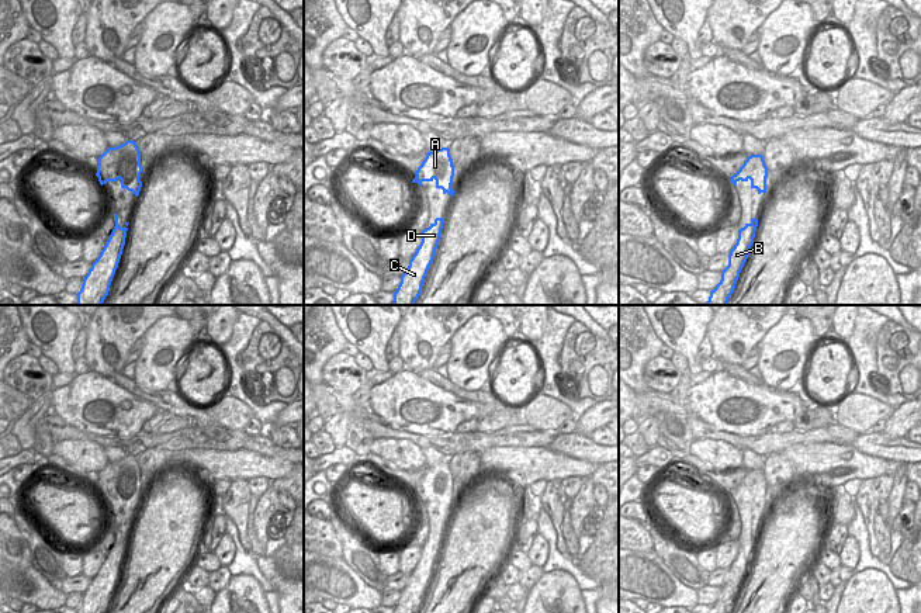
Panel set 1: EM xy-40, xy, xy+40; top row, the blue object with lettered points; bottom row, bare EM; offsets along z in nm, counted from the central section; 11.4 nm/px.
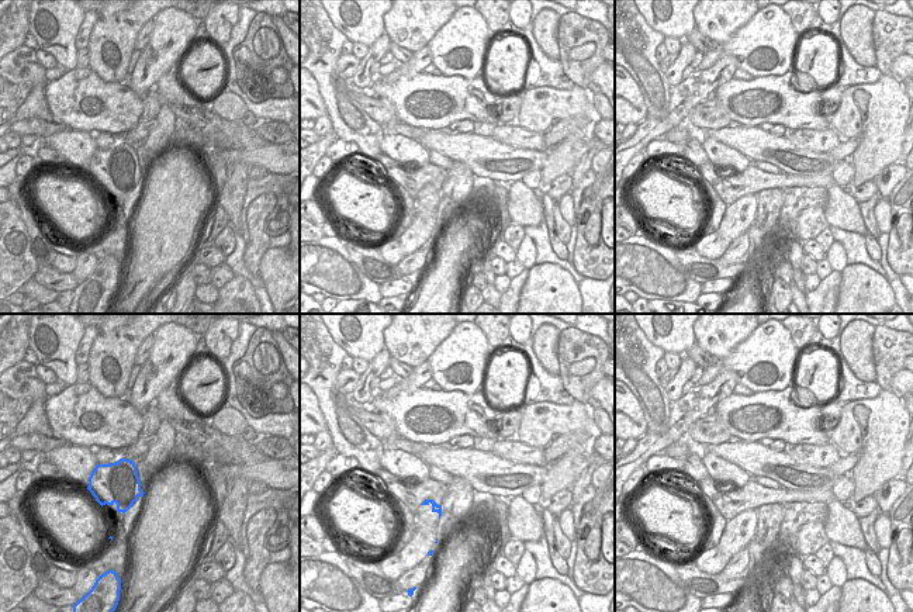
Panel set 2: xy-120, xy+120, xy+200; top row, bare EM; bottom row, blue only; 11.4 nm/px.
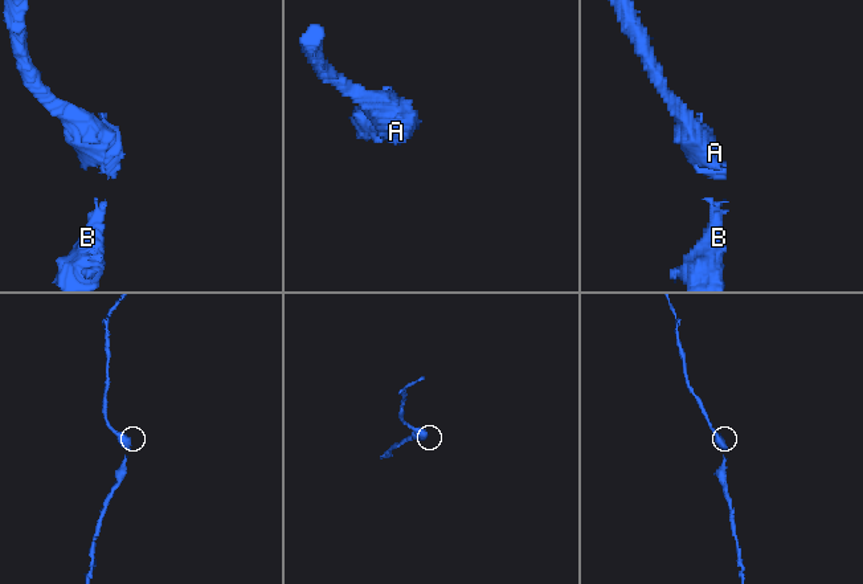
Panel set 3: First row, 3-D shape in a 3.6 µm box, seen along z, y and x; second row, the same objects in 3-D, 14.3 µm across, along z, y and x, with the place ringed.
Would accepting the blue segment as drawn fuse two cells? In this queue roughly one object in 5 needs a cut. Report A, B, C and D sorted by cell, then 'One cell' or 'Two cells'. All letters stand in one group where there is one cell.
Groups: A B C D. One cell.

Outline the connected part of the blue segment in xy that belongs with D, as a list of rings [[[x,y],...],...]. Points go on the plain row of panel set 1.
[[[436,533],[429,543],[422,546],[422,557],[409,575],[406,586],[401,591],[394,613],[419,613],[425,592],[434,574],[443,537],[443,533]]]

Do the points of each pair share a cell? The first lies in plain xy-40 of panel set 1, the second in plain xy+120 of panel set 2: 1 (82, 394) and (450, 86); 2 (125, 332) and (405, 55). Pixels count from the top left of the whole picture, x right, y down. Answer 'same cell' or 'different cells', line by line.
1: same cell
2: different cells

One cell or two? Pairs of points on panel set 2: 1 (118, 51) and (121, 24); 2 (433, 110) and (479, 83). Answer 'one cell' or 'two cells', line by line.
1: one cell
2: one cell

